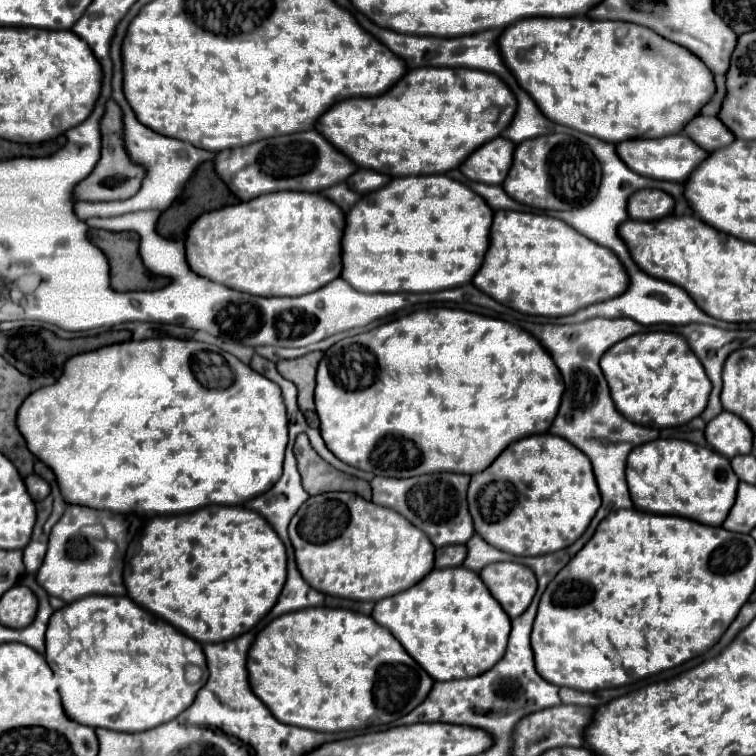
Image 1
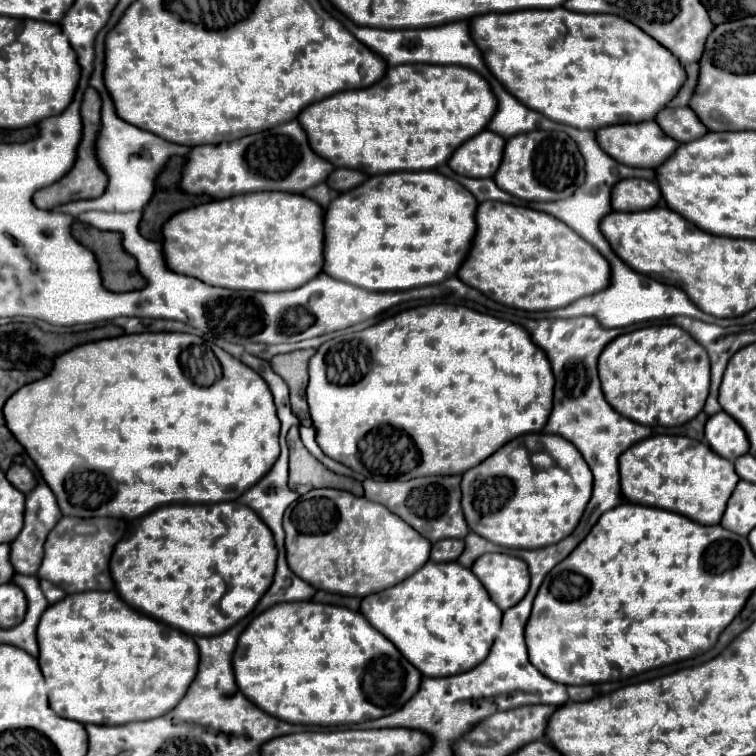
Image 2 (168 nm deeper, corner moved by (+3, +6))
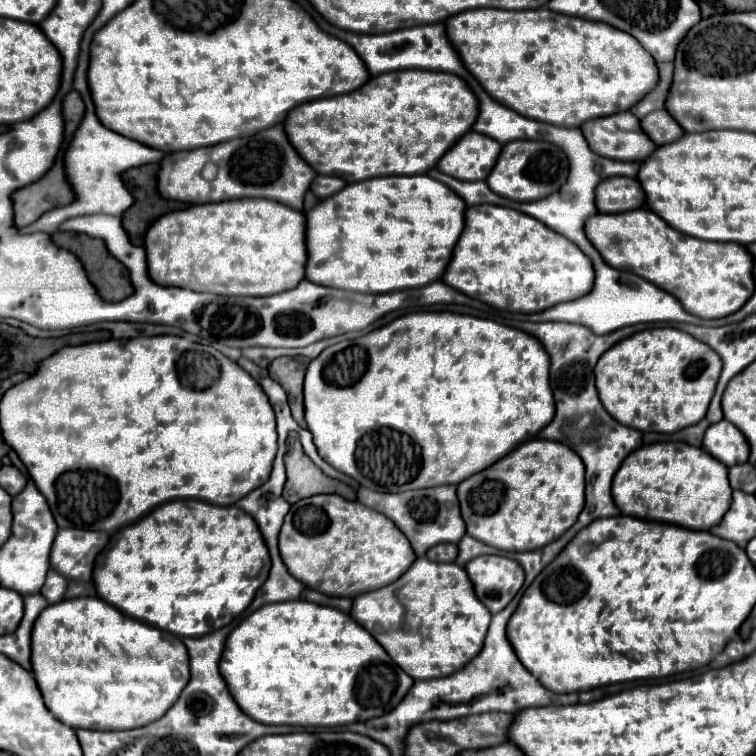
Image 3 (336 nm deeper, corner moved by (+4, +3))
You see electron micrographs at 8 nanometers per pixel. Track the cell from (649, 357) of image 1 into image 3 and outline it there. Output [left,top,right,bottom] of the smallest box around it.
[595,327,719,433]

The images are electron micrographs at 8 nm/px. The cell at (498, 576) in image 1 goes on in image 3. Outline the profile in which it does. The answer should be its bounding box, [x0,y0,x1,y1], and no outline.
[465,555,525,613]

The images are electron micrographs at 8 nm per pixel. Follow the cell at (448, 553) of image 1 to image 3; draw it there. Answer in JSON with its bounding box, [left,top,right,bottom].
[425,543,457,563]

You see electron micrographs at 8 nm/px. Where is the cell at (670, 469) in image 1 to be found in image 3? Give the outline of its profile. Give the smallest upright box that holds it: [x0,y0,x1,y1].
[613,443,731,531]

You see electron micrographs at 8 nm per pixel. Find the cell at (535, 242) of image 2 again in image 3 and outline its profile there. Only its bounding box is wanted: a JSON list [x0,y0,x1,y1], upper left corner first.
[443,205,595,313]

